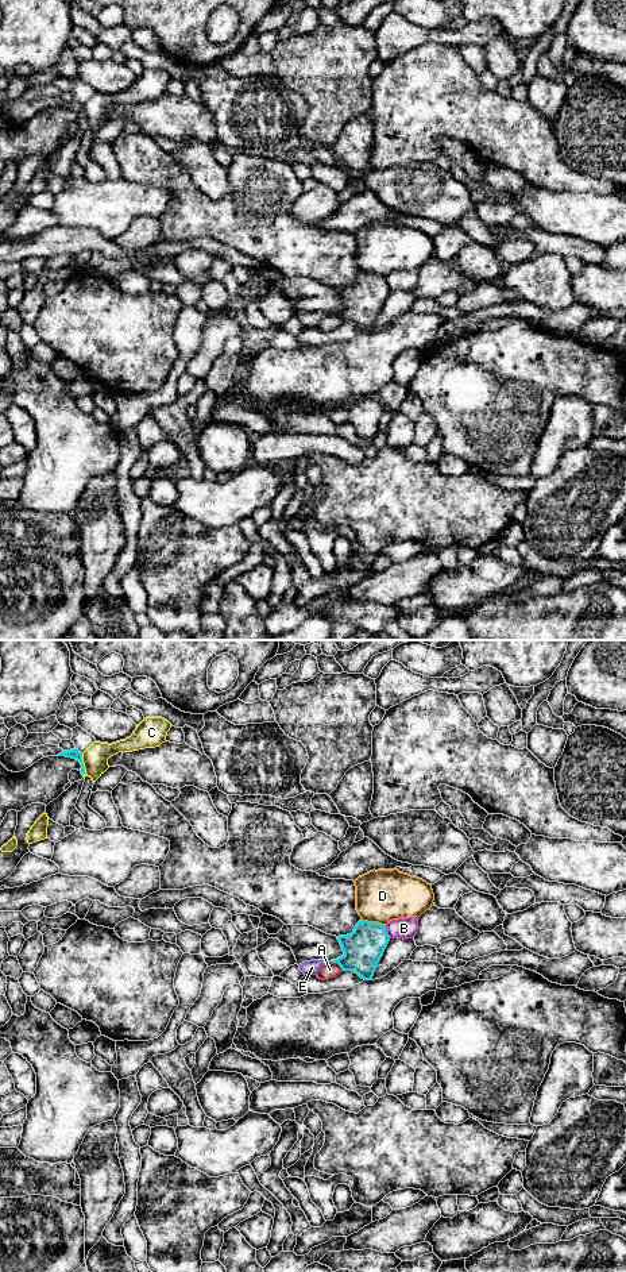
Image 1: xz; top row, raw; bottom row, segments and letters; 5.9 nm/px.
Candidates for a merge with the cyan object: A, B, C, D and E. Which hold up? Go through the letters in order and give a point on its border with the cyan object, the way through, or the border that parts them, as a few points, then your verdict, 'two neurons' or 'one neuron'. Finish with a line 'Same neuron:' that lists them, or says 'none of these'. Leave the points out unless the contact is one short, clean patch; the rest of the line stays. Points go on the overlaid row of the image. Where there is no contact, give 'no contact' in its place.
A: meets cyan in xz at (333, 962); two neurons
B: meets cyan in xz at (386, 932); two neurons
C: meets cyan in xz at (82, 764); border along xz (81, 754), (84, 774); two neurons
D: meets cyan in xz at (374, 922); two neurons
E: meets cyan in xz at (323, 962); runs through xz (324, 962), (323, 962), (312, 967); one neuron
Same neuron: E

